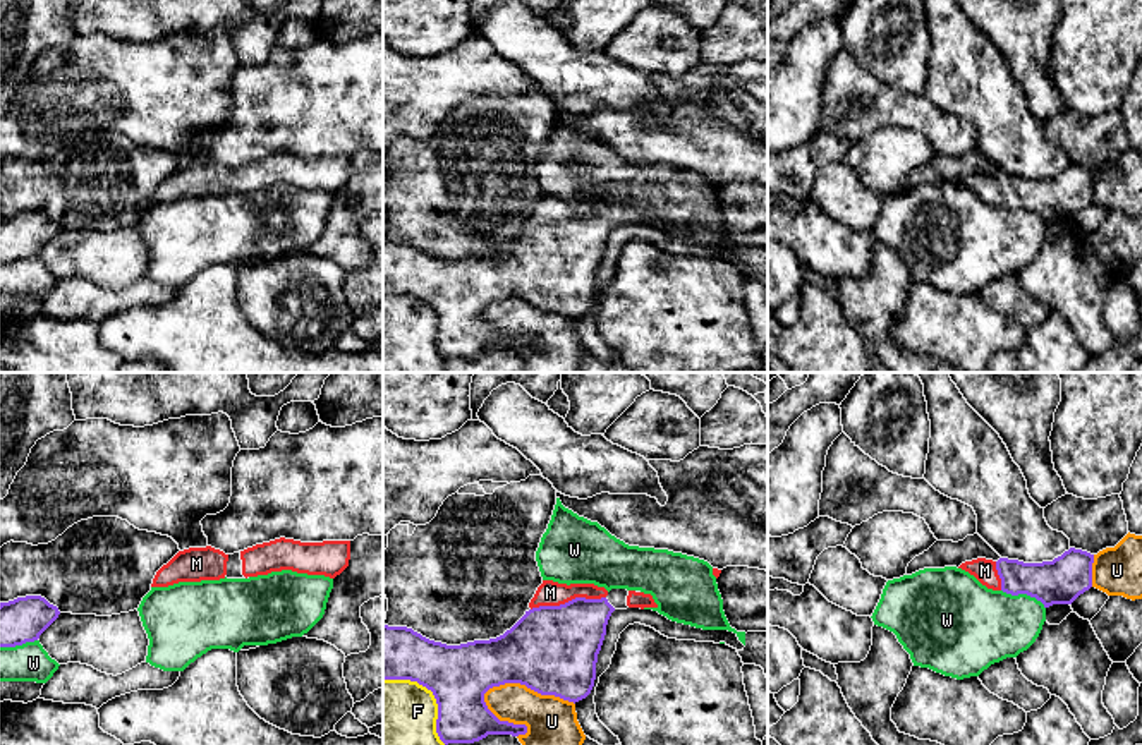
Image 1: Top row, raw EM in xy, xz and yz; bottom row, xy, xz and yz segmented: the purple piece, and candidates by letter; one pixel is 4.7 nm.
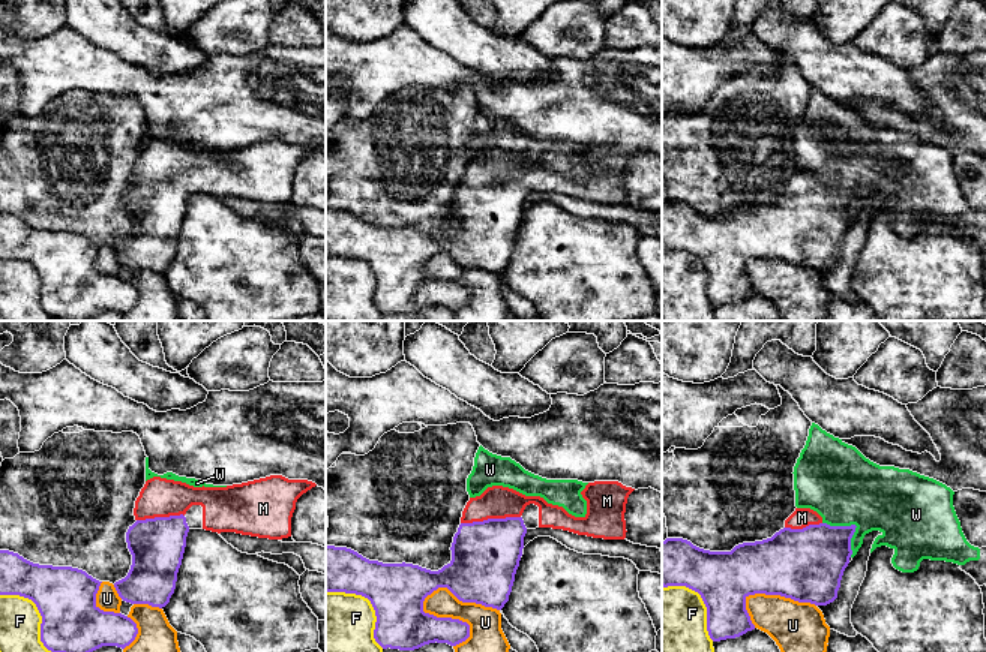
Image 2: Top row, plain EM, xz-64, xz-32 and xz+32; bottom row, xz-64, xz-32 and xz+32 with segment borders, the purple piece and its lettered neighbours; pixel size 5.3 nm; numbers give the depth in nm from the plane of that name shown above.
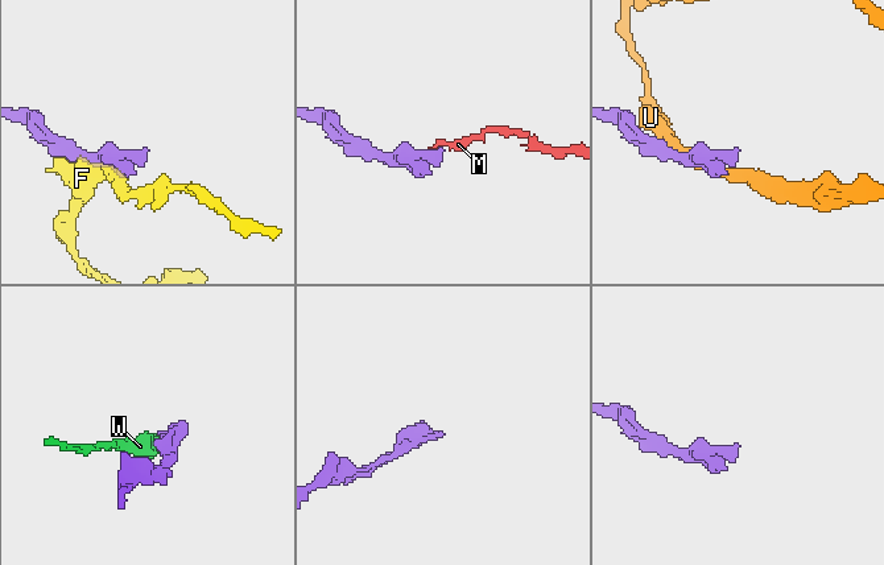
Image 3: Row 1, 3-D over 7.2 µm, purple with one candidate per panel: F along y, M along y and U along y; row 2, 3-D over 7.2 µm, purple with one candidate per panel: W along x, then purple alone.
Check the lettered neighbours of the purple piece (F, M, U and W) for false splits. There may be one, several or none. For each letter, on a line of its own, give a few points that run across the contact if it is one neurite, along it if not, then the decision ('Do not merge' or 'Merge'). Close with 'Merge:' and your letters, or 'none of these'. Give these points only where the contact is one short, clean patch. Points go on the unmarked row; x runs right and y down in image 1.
F: Do not merge
M: Line: xz (552, 265), (569, 237), (569, 217), (558, 217), (550, 208). Merge
U: Do not merge
W: Do not merge
Merge: M

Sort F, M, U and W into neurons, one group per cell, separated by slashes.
F / M / U / W

